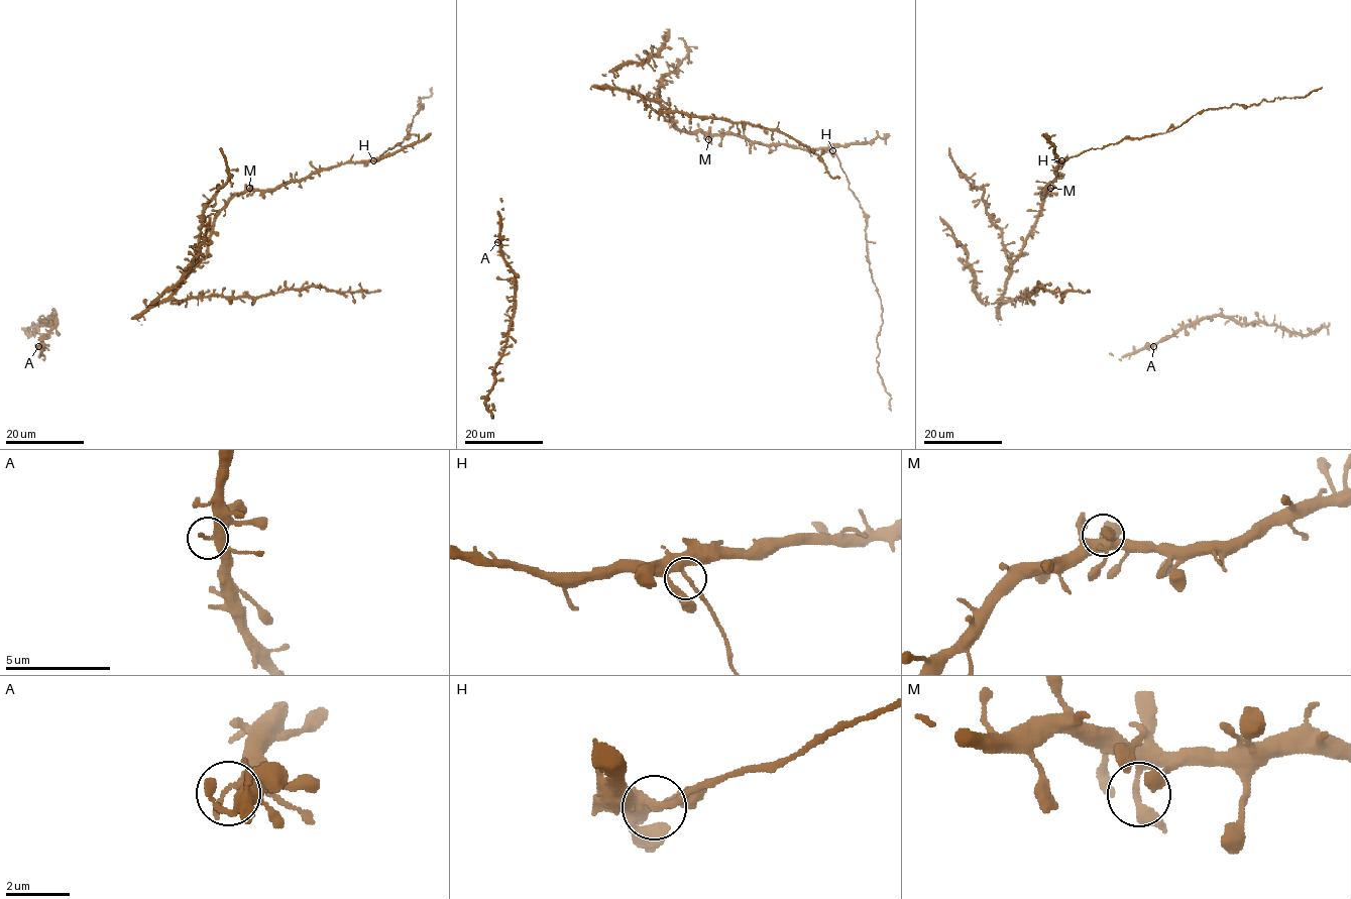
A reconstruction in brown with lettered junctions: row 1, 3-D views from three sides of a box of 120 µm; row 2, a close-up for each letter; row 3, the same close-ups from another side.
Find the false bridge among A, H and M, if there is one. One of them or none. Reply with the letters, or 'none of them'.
H

